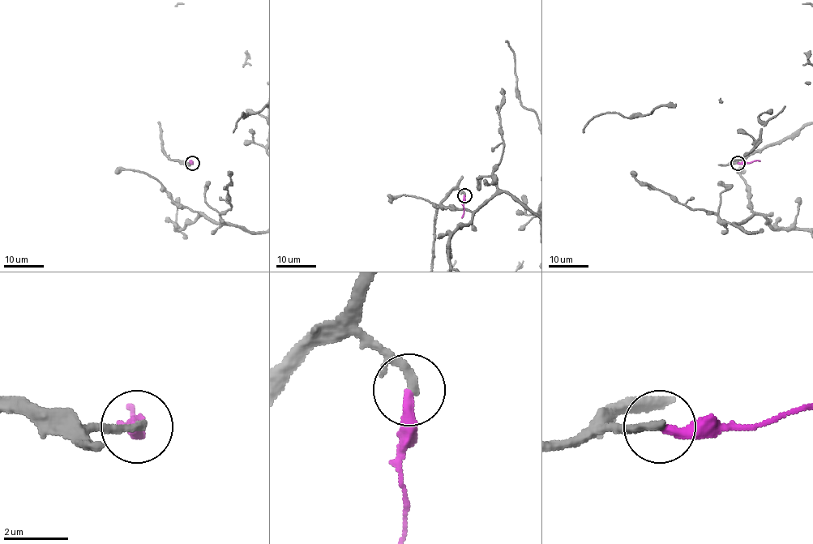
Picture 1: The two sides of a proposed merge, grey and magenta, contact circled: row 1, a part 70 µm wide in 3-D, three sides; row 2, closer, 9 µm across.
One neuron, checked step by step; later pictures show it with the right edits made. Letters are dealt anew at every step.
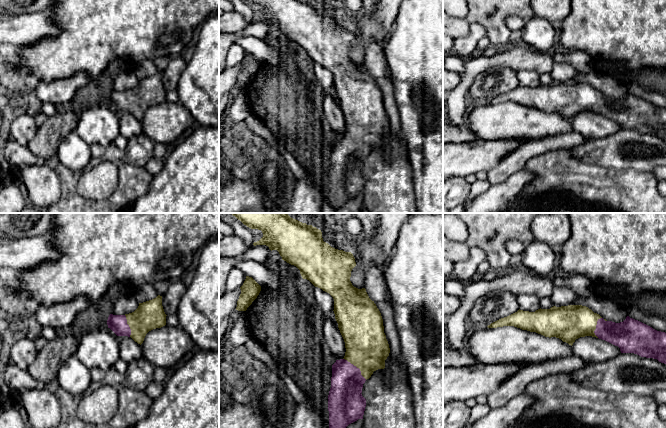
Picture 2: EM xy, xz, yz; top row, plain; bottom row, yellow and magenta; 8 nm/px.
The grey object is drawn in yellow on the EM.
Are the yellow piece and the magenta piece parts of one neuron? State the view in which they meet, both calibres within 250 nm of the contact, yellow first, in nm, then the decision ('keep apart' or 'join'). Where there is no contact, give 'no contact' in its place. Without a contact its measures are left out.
meets yellow in xz; 340 nm thick on the yellow side, 260 nm on the other; join

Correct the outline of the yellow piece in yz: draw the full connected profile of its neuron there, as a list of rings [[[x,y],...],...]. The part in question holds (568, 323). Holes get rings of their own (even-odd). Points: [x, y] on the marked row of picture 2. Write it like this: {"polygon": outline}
{"polygon": [[[582,305],[553,306],[535,312],[519,309],[487,327],[503,326],[514,326],[549,338],[556,337],[571,346],[580,337],[592,336],[618,346],[621,353],[634,353],[666,364],[665,332],[629,316],[620,323],[607,321]]]}

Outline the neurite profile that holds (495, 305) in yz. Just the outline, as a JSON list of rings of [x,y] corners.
[[[493,291],[479,297],[468,314],[469,327],[488,326],[519,310],[517,295],[508,291]]]

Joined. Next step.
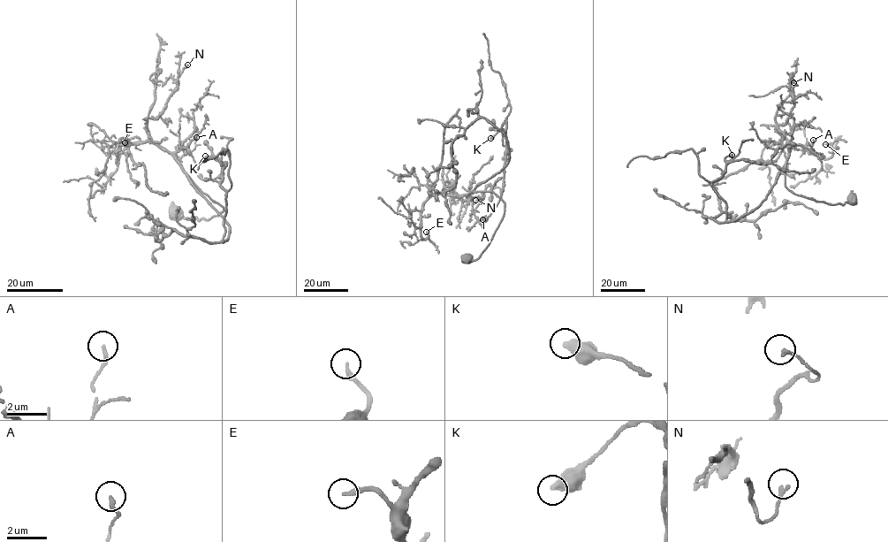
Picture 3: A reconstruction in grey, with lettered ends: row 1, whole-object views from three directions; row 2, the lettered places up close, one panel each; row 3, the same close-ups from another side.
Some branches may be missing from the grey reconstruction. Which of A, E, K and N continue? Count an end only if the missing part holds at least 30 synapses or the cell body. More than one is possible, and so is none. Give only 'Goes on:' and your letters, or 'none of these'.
Goes on: none of these

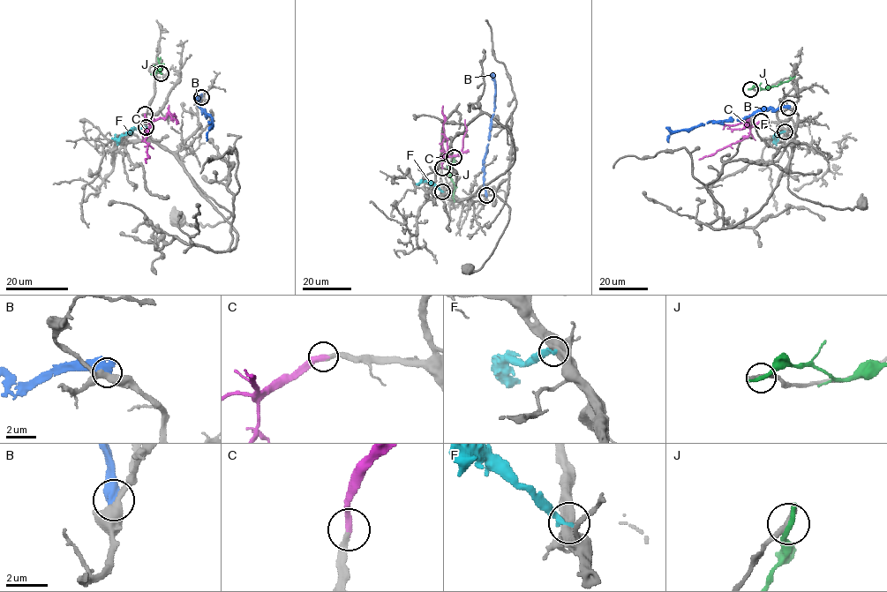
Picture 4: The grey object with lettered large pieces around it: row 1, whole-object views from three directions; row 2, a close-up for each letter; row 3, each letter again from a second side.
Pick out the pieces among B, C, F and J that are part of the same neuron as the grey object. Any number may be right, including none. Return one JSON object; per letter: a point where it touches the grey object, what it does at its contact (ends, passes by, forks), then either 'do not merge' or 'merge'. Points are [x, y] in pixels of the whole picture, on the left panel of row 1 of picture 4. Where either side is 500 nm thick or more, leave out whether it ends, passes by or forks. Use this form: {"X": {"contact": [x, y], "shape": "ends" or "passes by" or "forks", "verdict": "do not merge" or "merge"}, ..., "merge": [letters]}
{"B": {"contact": [201, 97], "verdict": "do not merge"}, "C": {"contact": [145, 114], "shape": "ends", "verdict": "merge"}, "F": {"contact": [146, 127], "shape": "ends", "verdict": "do not merge"}, "J": {"contact": [161, 73], "shape": "ends", "verdict": "do not merge"}, "merge": ["C"]}

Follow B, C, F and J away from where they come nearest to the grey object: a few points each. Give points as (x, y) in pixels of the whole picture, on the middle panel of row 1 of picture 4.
B: (486, 195), (484, 156), (495, 95), (495, 80), (491, 75)
C: (441, 167), (446, 158), (442, 147), (443, 106)
F: (442, 191), (427, 182), (422, 181), (419, 184)
J: (454, 157), (449, 175), (454, 186), (454, 202)

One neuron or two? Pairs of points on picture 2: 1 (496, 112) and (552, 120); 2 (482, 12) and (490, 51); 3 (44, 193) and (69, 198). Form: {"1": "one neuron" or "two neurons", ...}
{"1": "one neuron", "2": "two neurons", "3": "two neurons"}

